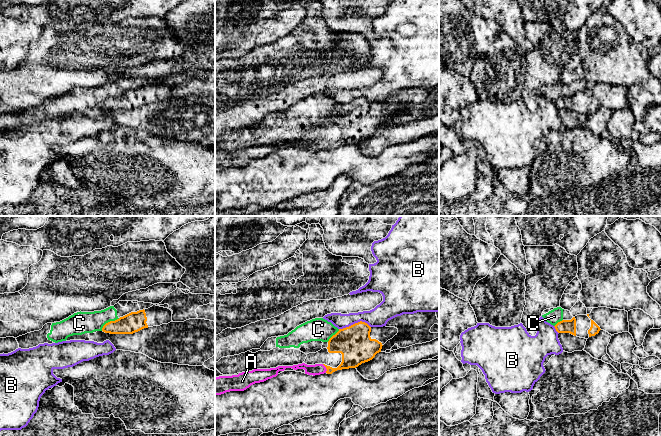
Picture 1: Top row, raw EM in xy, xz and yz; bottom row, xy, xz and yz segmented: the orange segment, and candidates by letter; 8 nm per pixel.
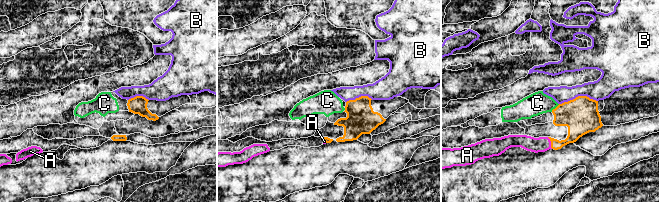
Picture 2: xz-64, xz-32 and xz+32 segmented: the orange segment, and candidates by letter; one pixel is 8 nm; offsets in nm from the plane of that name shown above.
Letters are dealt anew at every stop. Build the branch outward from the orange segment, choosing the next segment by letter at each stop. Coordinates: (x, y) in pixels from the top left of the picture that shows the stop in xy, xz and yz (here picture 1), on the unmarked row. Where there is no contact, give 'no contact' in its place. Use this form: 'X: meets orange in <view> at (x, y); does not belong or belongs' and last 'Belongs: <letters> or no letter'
A: meets orange in xz at (326, 144); belongs
B: meets orange in xz at (355, 99); does not belong
C: meets orange in xy at (110, 97); does not belong
Belongs: A

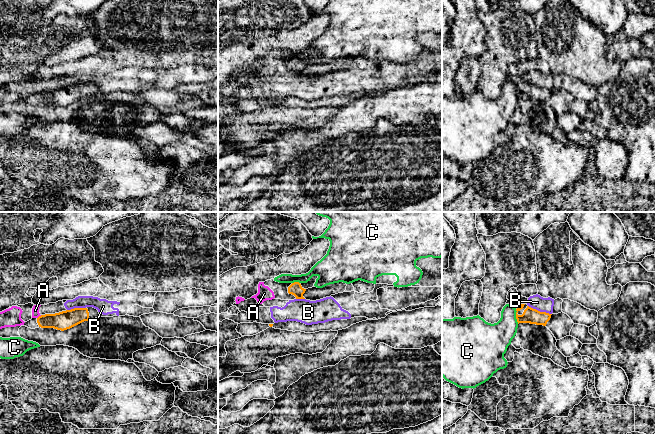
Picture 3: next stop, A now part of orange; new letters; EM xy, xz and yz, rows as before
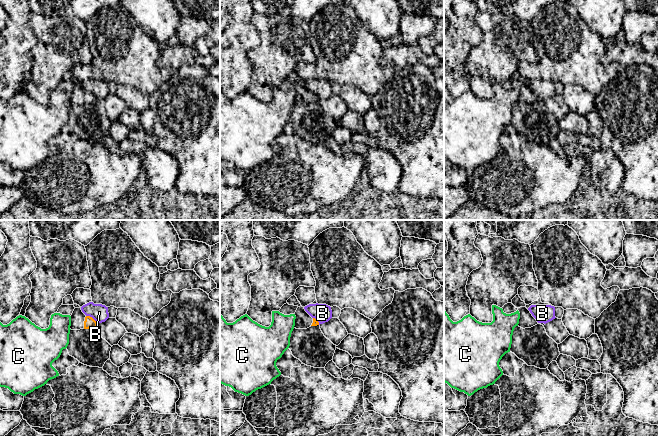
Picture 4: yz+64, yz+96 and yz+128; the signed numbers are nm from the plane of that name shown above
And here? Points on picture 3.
A: meets orange in xy at (39, 92); does not belong
B: meets orange in yz at (539, 87); does not belong
C: meets orange in yz at (516, 92); does not belong
Belongs: no letter

